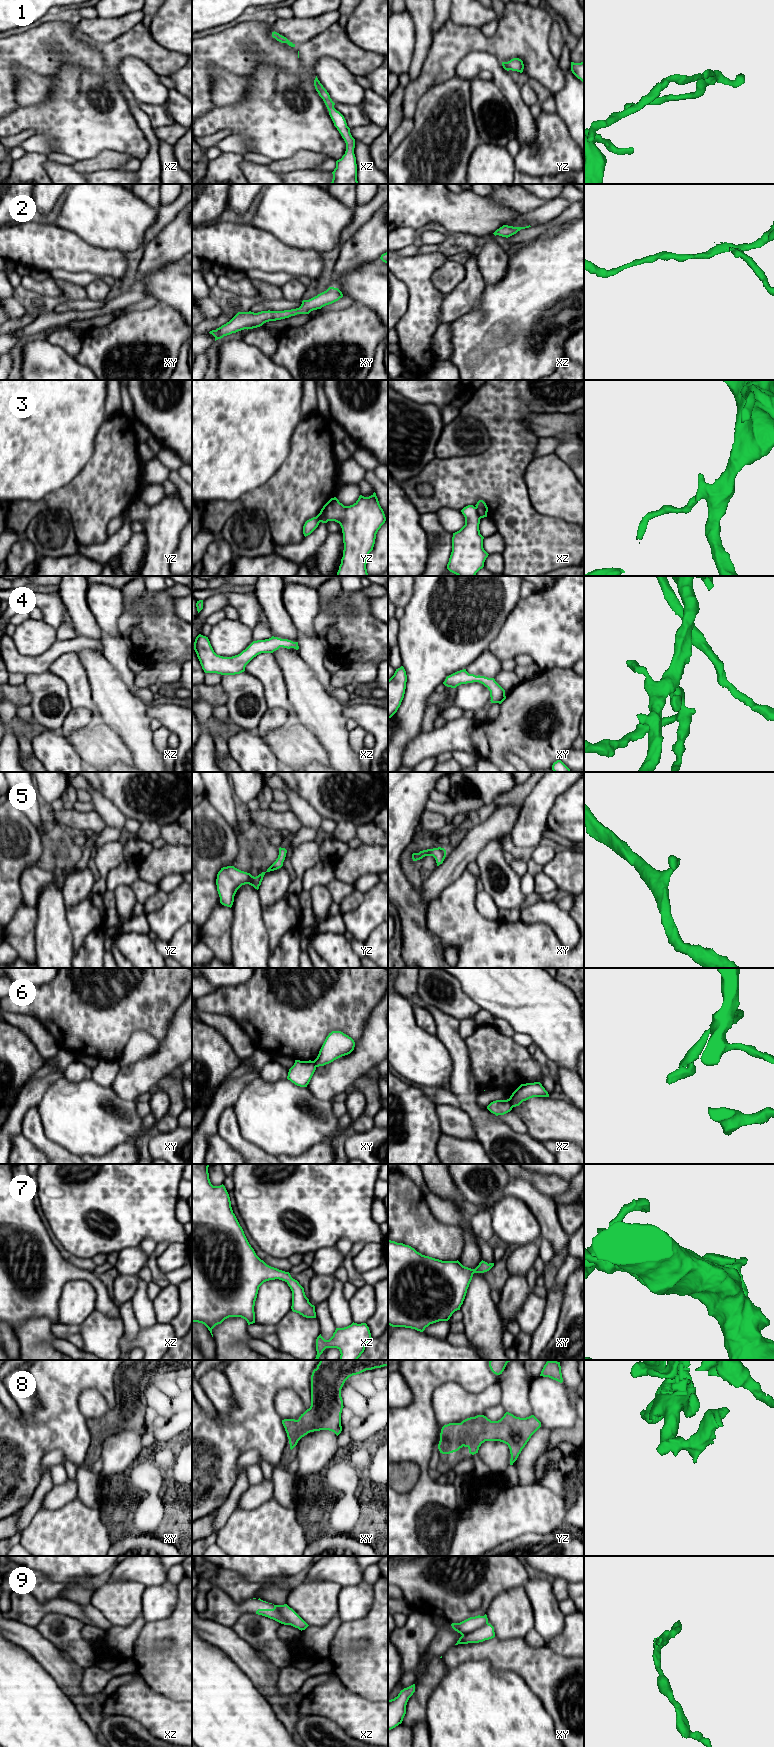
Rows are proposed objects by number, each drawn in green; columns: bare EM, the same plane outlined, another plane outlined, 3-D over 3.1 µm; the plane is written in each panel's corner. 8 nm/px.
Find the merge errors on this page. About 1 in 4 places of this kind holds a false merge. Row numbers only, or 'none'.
3, 6, 9

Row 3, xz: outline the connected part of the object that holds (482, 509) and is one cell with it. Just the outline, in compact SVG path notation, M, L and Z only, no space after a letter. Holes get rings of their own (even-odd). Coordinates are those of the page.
M479 500L475 506L480 518L487 517L488 507L483 500Z

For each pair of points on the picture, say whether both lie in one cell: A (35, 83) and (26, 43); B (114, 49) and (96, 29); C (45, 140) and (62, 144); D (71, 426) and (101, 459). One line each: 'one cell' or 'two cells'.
A: two cells
B: two cells
C: two cells
D: two cells

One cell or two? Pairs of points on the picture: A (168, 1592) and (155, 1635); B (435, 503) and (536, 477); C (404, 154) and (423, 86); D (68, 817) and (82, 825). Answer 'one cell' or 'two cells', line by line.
A: two cells
B: two cells
C: two cells
D: one cell

